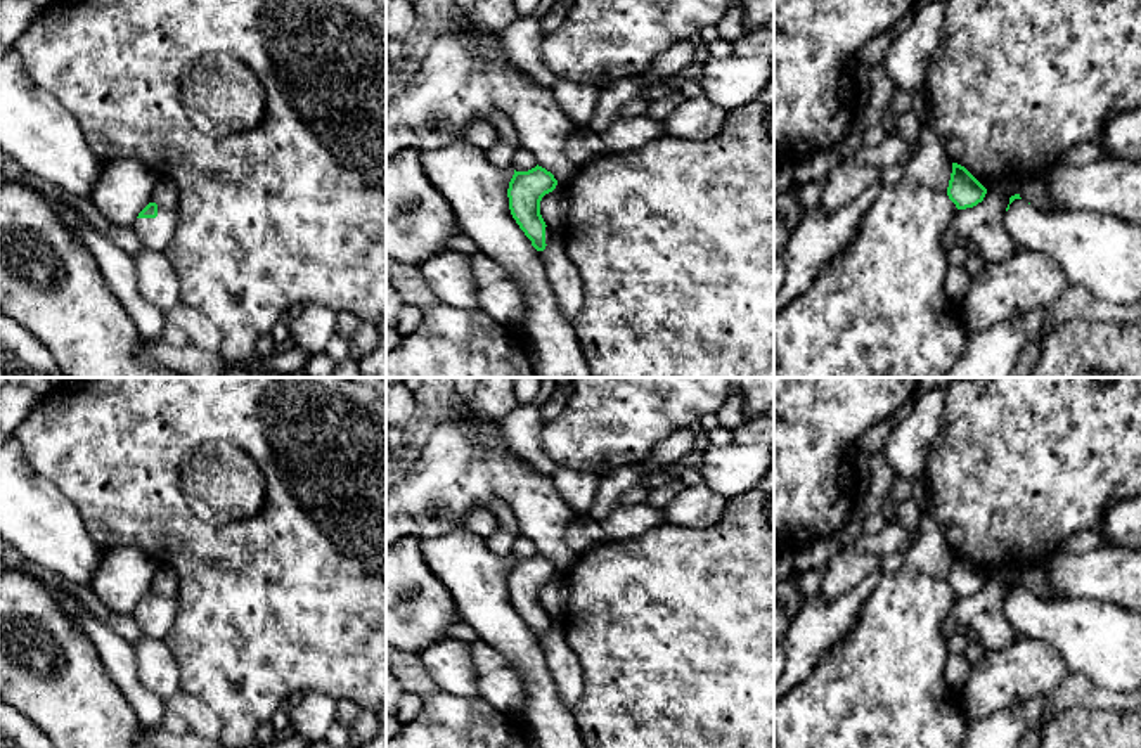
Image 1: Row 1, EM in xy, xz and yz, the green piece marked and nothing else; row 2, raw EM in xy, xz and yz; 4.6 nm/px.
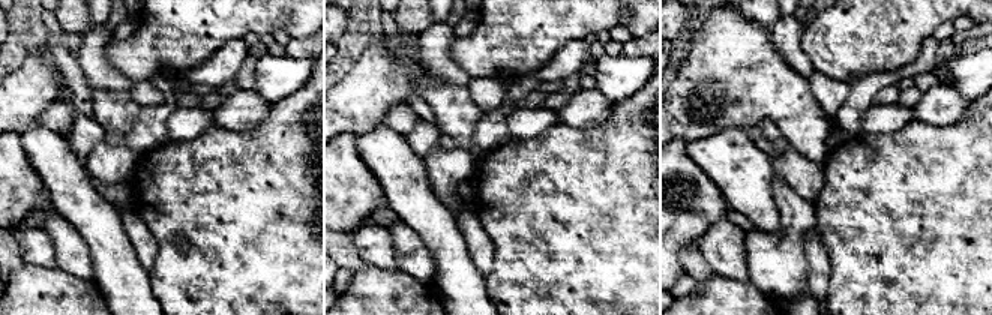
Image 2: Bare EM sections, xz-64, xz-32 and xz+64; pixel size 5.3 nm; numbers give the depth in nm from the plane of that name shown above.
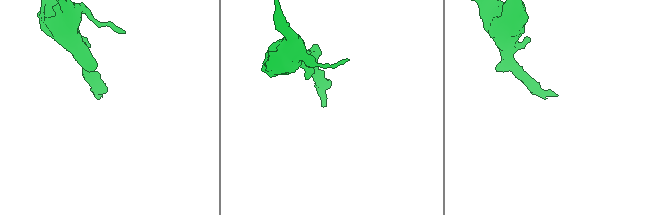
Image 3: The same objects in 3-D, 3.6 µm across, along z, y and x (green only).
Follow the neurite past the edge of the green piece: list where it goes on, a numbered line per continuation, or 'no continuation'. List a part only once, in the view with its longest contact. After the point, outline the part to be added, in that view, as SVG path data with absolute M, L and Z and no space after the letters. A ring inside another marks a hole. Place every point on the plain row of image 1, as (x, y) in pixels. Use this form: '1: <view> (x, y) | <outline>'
1: xy (154, 622) | M158 596L156 606L137 606L132 616L145 637L163 639L177 620L177 599Z

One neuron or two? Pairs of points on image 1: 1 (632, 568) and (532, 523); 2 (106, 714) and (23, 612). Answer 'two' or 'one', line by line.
1: two
2: one

